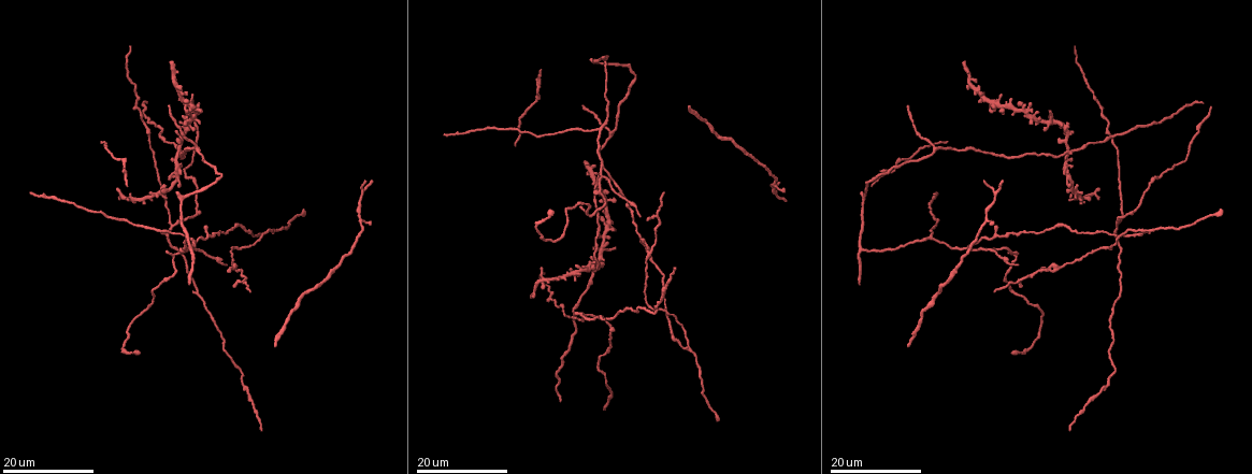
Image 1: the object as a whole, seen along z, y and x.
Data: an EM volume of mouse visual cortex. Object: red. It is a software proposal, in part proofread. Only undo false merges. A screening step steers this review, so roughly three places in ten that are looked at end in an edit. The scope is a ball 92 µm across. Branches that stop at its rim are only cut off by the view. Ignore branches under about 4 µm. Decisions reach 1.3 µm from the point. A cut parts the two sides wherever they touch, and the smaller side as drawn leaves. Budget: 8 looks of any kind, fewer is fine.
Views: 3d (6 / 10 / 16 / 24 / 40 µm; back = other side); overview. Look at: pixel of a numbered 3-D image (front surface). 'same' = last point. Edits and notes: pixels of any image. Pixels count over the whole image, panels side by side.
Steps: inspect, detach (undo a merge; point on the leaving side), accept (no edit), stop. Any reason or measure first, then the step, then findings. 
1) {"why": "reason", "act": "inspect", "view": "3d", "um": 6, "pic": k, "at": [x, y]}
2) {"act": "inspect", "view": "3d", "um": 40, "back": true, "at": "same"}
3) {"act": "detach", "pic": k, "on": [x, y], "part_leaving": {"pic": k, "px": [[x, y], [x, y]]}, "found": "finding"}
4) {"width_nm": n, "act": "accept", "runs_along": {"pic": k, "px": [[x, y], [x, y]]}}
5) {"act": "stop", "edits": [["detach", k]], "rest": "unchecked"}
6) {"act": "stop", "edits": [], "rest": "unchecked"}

{"why": "a fork", "act": "inspect", "view": "3d", "um": 24, "pic": 1, "at": [936, 147]}

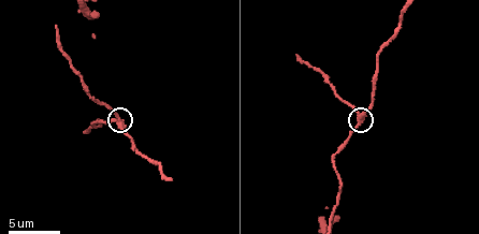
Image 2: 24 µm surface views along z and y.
{"act": "inspect", "view": "3d", "um": 6, "pic": 2, "at": [120, 122]}

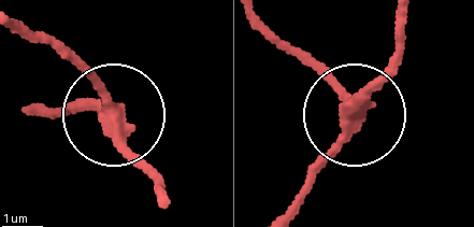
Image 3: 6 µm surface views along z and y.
{"act": "inspect", "view": "3d", "um": 6, "back": true, "pic": 3, "at": [109, 106]}

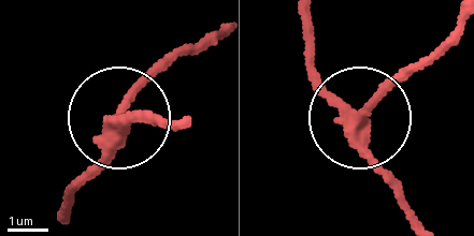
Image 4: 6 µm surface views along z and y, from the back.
{"side_arm_um": 14, "act": "accept", "runs_along": {"pic": 4, "px": [[301, 20], [314, 71], [356, 116], [411, 64]]}, "found": "all the same neuron"}

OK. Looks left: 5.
{"act": "inspect", "view": "3d", "um": 24, "pic": 1, "at": [1106, 133]}

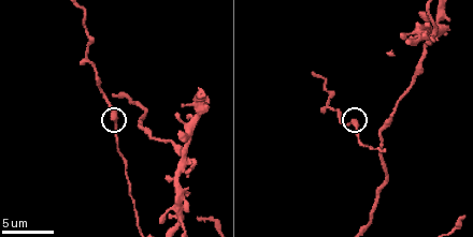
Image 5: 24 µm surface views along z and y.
{"act": "inspect", "view": "3d", "um": 6, "pic": 5, "at": [116, 119]}

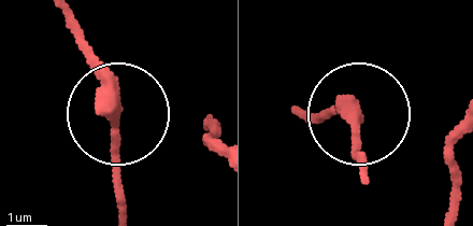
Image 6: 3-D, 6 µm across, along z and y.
{"act": "accept", "found": "all the same neuron"}

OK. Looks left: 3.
{"why": "four or more arms meet", "act": "inspect", "view": "3d", "um": 6, "pic": 5, "at": [183, 164]}

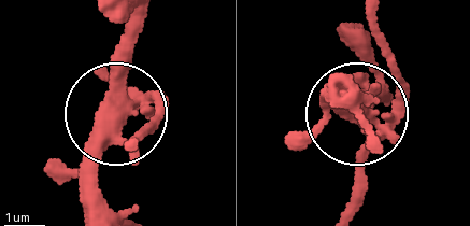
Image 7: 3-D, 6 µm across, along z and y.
{"width_nm": 380, "act": "accept", "found": "all the same neuron"}

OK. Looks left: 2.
{"why": "three arms meet", "act": "inspect", "view": "3d", "um": 24, "pic": 1, "at": [604, 177]}

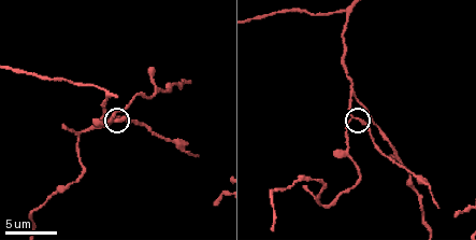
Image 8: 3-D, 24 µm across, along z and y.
{"act": "inspect", "view": "3d", "um": 10, "pic": 8, "at": [353, 118]}

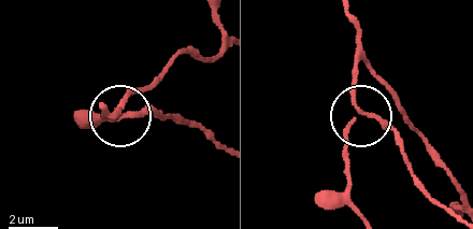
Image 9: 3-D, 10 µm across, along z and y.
{"width_nm": 160, "act": "detach", "pic": 9, "on": [148, 108], "part_leaving": {"pic": 9, "px": [[359, 112], [388, 124], [412, 173], [461, 216]]}, "found": "two neurons meet here"}

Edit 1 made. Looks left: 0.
{"act": "stop", "edits": [["detach", 9]], "rest": "unchecked"}

